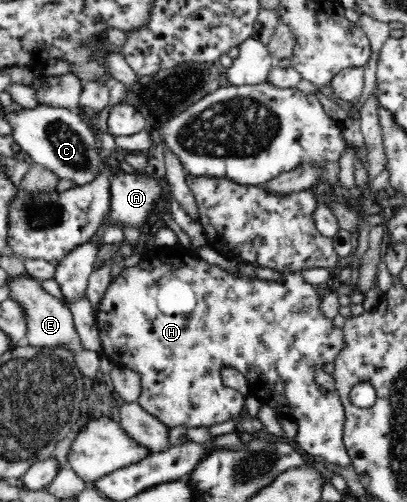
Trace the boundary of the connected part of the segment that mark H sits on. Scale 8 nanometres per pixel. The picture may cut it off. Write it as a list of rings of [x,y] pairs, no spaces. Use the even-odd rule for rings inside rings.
[[[179,244],[170,247],[156,246],[154,249],[144,250],[139,256],[139,261],[135,266],[123,268],[119,275],[111,280],[101,302],[94,308],[95,322],[98,328],[99,340],[102,346],[103,356],[109,360],[114,366],[128,368],[136,372],[141,379],[141,392],[138,403],[153,416],[157,417],[163,424],[168,427],[186,424],[188,427],[194,426],[211,426],[213,424],[221,424],[230,418],[239,415],[241,398],[235,389],[223,386],[221,369],[231,366],[237,369],[247,379],[251,393],[255,395],[261,404],[273,408],[277,415],[289,418],[297,422],[297,435],[294,437],[294,444],[297,444],[299,450],[307,452],[315,456],[322,456],[326,462],[332,462],[337,465],[352,464],[352,460],[348,455],[344,440],[343,427],[345,411],[338,393],[325,392],[321,386],[315,381],[315,370],[323,368],[329,362],[339,356],[339,352],[343,350],[343,331],[333,325],[333,321],[326,318],[321,313],[321,299],[325,287],[313,286],[307,284],[303,279],[303,271],[284,272],[282,280],[261,280],[258,277],[249,278],[239,273],[239,271],[231,273],[221,269],[215,264],[206,263],[206,261],[195,254],[181,248]]]

